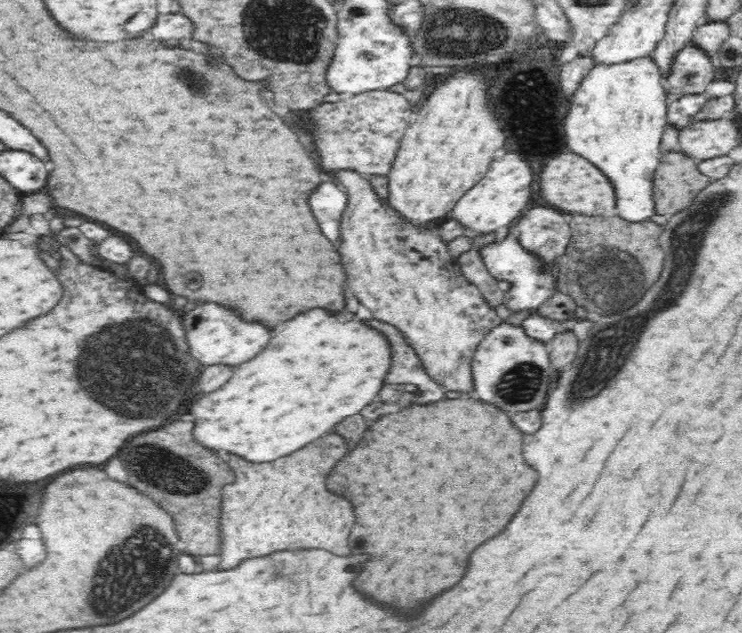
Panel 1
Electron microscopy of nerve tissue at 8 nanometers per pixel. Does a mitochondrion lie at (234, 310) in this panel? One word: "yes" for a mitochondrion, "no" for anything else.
no

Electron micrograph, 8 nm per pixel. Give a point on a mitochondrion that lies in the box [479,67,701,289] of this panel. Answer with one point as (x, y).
(690, 79)

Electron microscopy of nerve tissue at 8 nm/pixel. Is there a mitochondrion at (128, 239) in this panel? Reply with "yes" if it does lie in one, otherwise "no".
no

